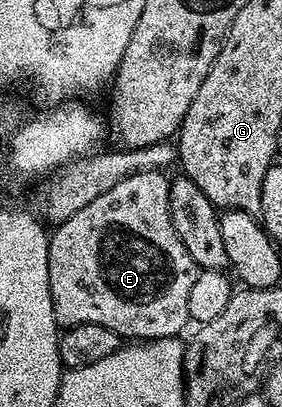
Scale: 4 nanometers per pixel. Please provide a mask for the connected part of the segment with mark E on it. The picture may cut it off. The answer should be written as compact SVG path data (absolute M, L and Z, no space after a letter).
M159 170L128 174L50 233L48 279L59 326L100 324L118 333L122 339L144 342L178 337L181 329L188 325L188 295L192 295L200 270L172 227L171 178L166 175Z

